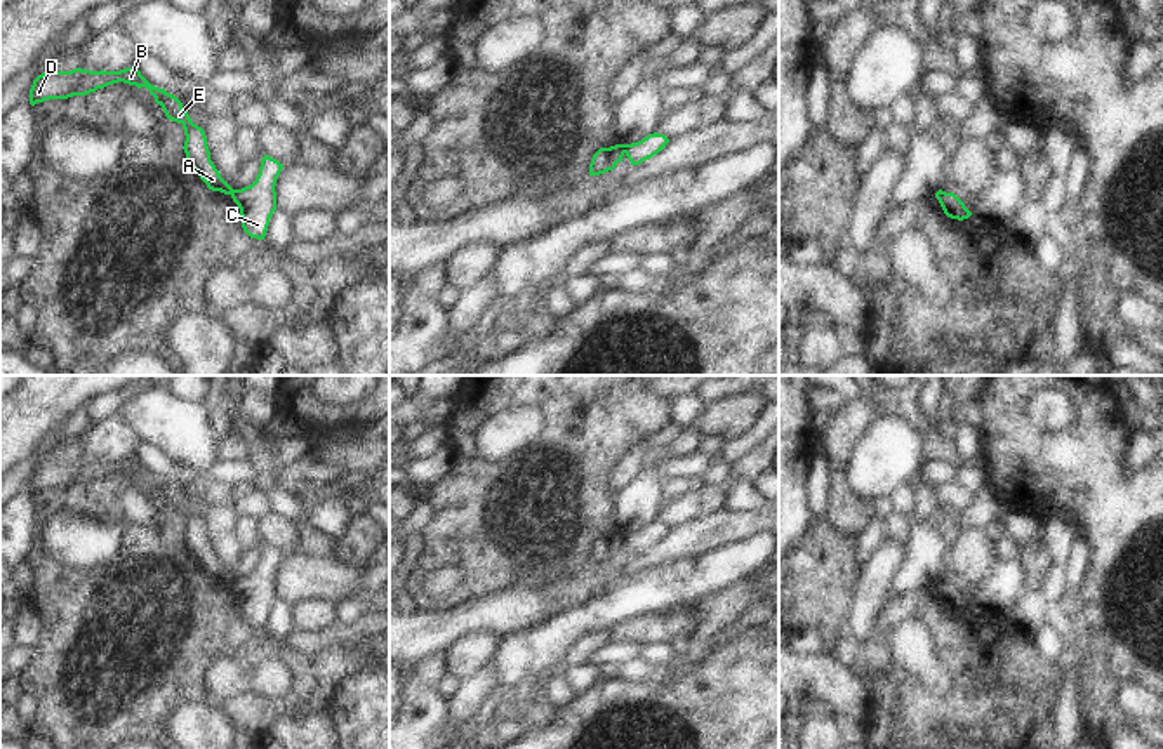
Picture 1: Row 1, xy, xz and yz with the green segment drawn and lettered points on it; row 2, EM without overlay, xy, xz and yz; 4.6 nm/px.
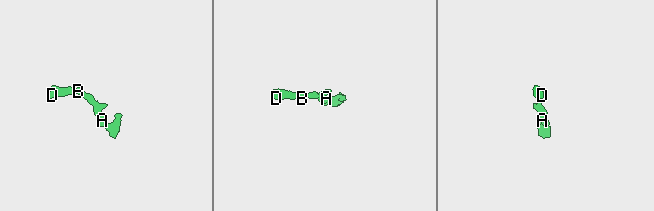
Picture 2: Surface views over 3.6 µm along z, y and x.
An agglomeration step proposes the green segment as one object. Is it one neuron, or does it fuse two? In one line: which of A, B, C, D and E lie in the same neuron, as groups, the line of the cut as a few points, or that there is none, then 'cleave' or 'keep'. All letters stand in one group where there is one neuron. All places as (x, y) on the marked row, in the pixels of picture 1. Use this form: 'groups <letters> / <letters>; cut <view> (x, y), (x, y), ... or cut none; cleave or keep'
groups A B D E / C; cut xz (621, 145), (624, 152); cleave

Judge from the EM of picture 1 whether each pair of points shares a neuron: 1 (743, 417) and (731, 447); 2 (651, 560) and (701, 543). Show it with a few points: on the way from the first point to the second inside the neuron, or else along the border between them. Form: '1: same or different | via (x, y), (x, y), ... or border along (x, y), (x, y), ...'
1: different | border along (760, 410), (744, 431), (727, 440)
2: same | via (663, 551), (680, 543), (689, 543)

